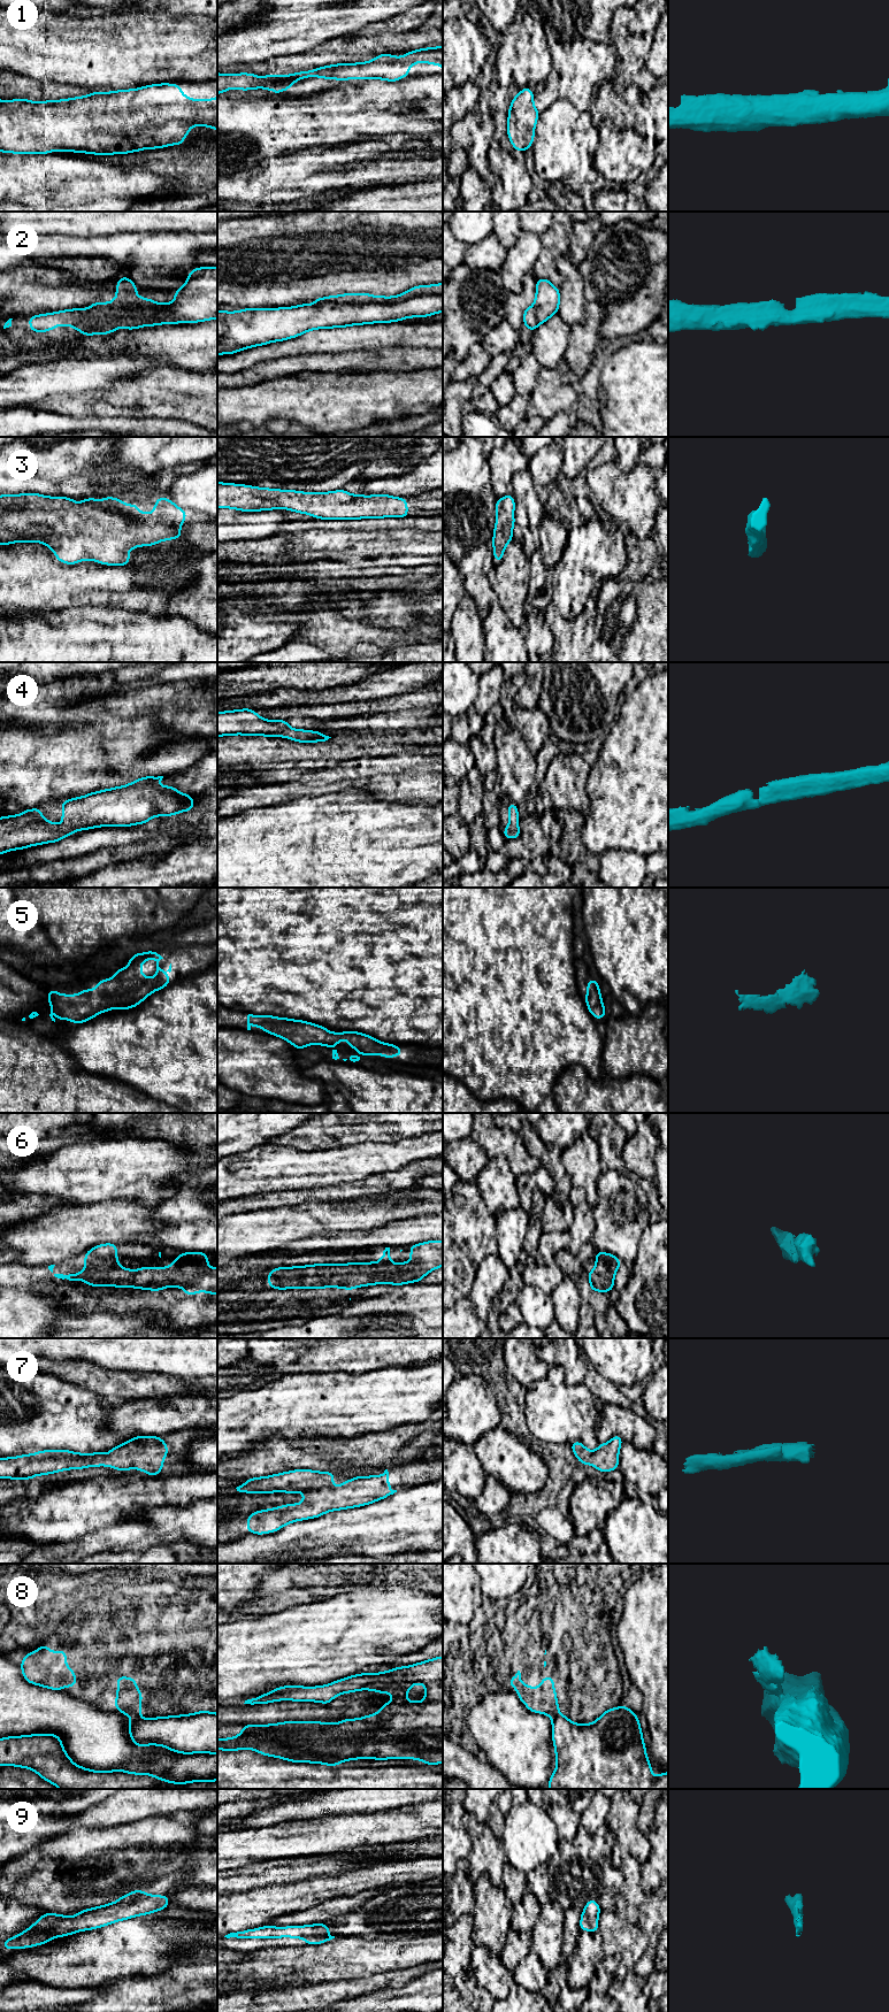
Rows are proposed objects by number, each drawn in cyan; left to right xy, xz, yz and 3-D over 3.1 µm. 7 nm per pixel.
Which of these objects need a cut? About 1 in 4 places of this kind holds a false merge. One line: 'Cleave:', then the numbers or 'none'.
Cleave: 2, 8

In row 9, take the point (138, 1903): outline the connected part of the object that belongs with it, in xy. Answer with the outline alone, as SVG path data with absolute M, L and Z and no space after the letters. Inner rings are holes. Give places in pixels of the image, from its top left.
M136 1889L131 1894L122 1895L114 1903L85 1909L76 1913L75 1917L48 1912L41 1915L26 1930L1 1942L1 1944L6 1950L32 1948L49 1943L53 1937L97 1929L137 1915L147 1915L168 1907L169 1903L168 1895L148 1895L140 1889Z

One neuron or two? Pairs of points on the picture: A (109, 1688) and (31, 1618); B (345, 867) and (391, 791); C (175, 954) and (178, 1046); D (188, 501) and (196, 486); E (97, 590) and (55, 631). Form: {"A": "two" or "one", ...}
{"A": "one", "B": "two", "C": "two", "D": "one", "E": "two"}

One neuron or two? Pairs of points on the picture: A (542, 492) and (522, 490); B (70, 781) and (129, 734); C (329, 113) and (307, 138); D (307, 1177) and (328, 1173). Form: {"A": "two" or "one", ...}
{"A": "two", "B": "one", "C": "one", "D": "one"}

